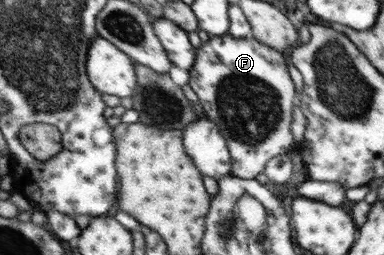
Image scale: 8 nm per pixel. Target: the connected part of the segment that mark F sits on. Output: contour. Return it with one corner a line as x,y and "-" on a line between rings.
222,34
211,36
207,42
201,43
197,51
197,59
193,67
188,69
189,87
195,93
203,110
203,115
217,125
221,134
226,138
230,157
233,159
233,176
237,178
253,178
259,175
265,163
285,153
291,145
289,121
293,107
293,83
287,75
285,59
281,52
271,49
252,38
233,38

